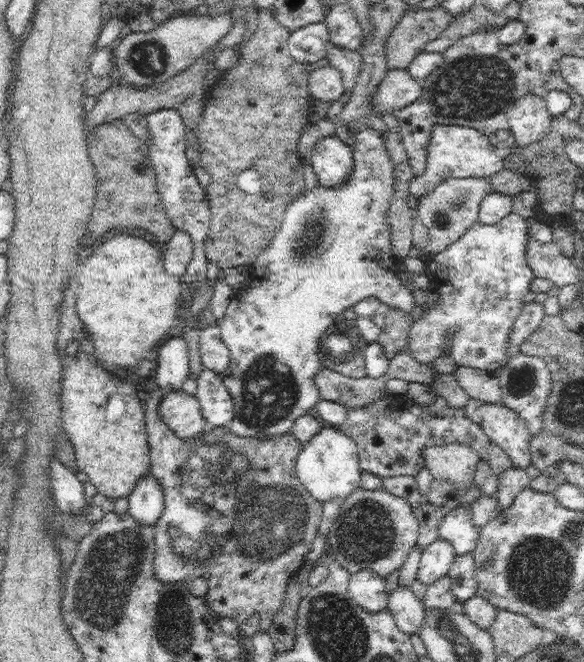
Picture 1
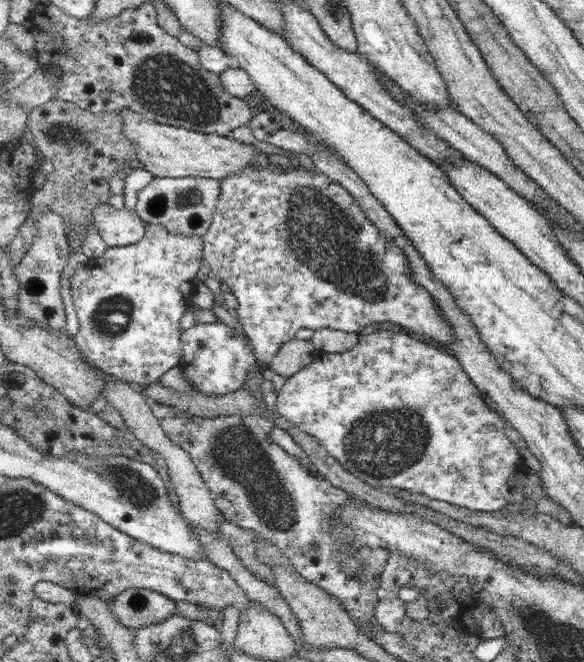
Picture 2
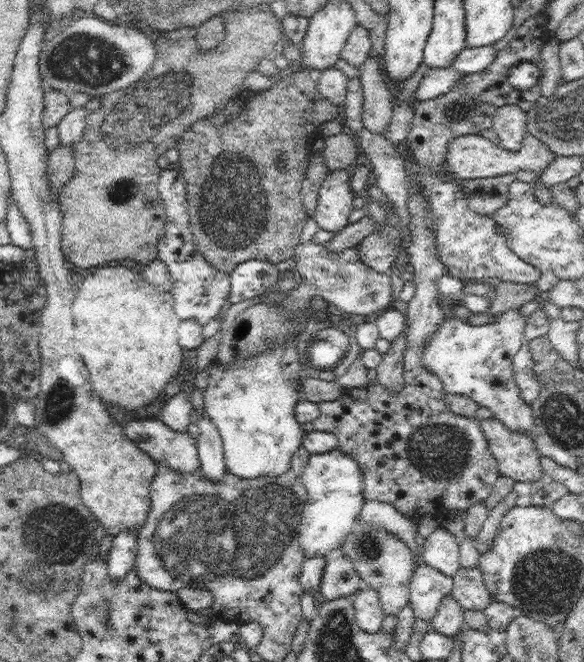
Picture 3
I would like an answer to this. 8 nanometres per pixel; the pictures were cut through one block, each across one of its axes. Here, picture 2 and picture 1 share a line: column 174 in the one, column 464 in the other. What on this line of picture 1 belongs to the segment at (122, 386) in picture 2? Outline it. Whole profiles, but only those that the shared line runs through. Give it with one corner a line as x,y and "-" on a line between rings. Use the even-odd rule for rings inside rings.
469,443
437,444
423,449
425,466
436,480
449,480
467,491
472,486
478,463
478,452

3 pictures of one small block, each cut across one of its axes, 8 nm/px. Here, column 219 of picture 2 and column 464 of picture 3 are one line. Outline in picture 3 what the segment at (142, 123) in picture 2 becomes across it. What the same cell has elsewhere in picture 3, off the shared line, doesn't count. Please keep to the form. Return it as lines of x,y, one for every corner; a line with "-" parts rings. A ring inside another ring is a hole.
466,134
458,136
451,140
447,145
445,157
445,168
456,178
456,180
479,179
494,176
504,176
507,174
517,173
520,170
535,171
536,176
546,169
546,167
554,160
554,152
543,144
542,141
536,139
536,136
526,134
522,149
519,152
509,152
500,146
496,146
486,140
480,134

